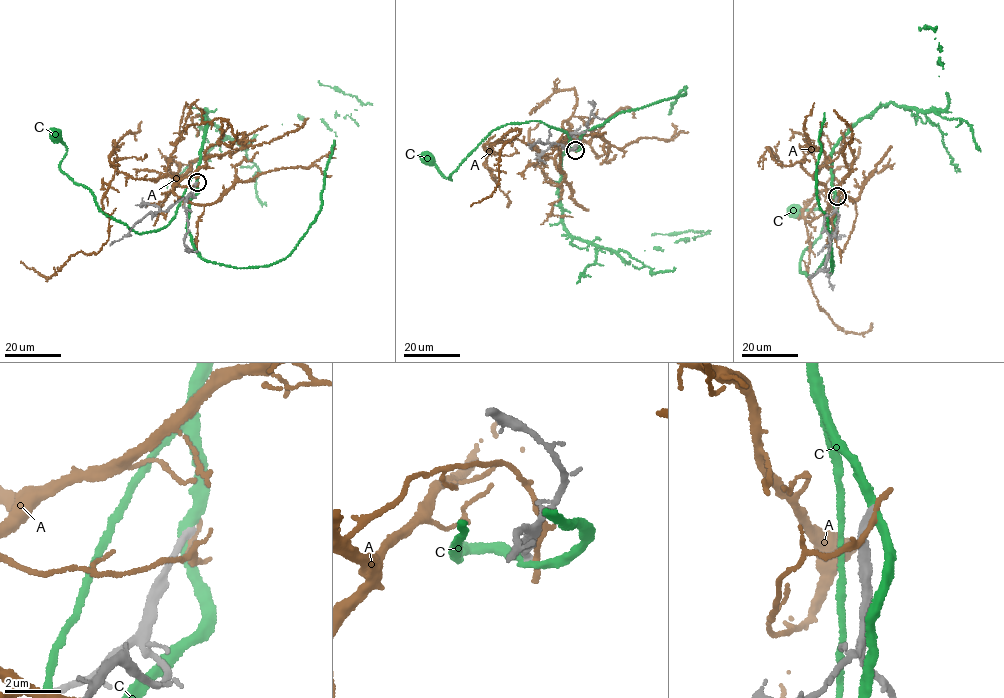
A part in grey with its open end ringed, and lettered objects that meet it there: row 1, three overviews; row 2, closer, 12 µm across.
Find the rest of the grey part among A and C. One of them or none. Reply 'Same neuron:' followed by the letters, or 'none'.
Same neuron: none

